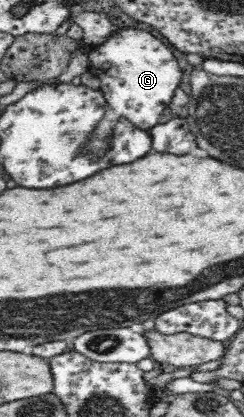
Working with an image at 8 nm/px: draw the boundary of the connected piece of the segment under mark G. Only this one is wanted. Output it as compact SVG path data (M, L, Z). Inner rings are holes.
M126 25L125 27L116 27L116 29L108 34L102 43L99 43L96 47L88 49L88 61L89 71L92 75L95 75L100 79L99 90L102 92L103 98L106 102L105 116L102 121L98 123L92 139L88 145L82 147L82 152L88 151L88 149L102 149L106 151L109 143L109 137L111 136L112 128L117 121L120 121L122 117L127 119L134 127L148 132L160 121L160 114L162 109L170 103L172 93L176 87L182 86L180 77L180 66L178 66L178 60L172 54L172 49L164 44L158 37L152 33L134 28Z

